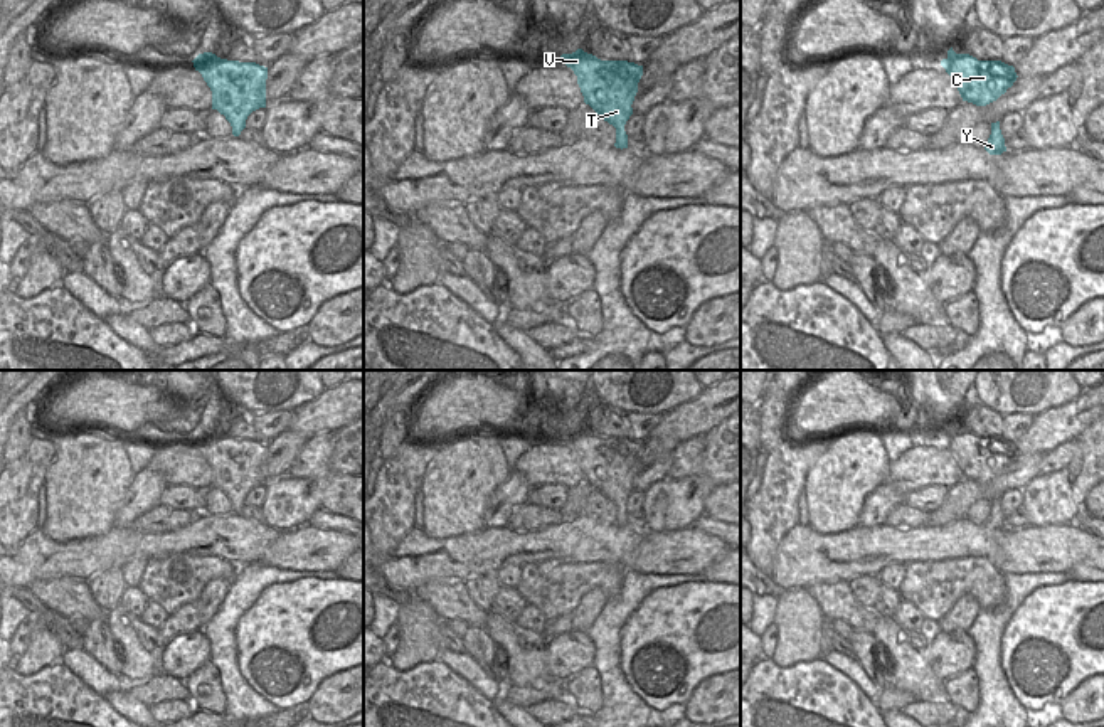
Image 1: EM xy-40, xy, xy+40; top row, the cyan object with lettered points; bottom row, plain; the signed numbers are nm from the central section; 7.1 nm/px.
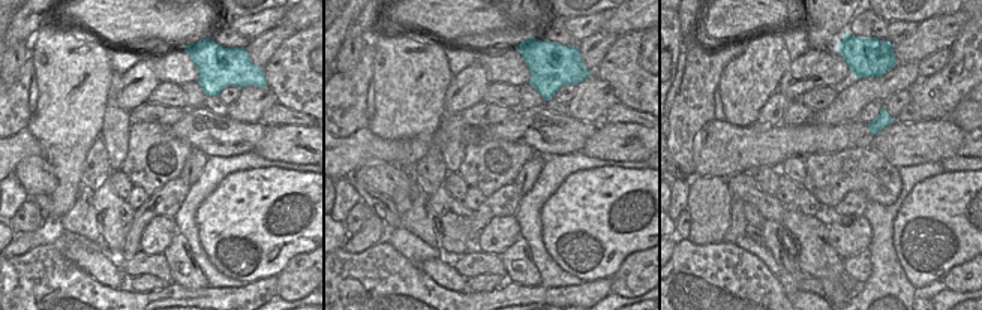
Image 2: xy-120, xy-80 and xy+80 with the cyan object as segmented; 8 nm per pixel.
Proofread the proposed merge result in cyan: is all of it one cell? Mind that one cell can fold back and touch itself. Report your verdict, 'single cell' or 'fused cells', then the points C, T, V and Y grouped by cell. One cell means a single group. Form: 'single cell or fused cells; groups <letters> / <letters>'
single cell; groups C T V Y

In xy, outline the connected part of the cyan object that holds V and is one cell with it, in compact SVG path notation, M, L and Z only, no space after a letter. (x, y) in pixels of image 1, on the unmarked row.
M582 426L562 431L560 436L577 453L584 480L616 505L614 523L628 525L624 501L633 491L631 481L638 470L643 443L628 438L601 438Z

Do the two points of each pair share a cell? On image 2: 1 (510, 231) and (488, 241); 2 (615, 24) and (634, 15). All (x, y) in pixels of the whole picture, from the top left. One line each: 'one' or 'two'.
1: one
2: one

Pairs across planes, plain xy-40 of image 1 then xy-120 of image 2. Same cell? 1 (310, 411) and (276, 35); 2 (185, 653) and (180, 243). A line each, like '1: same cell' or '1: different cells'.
1: different cells
2: different cells

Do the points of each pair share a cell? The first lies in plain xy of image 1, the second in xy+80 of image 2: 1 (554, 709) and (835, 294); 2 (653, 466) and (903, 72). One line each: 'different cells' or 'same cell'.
1: different cells
2: same cell

